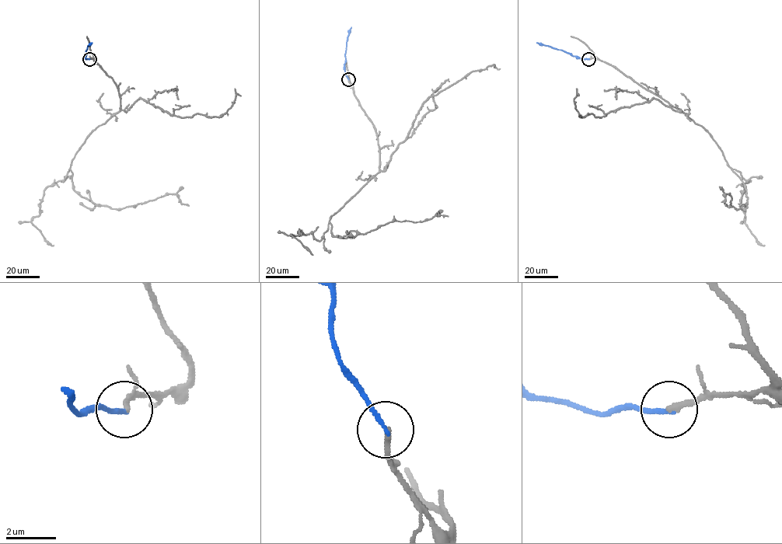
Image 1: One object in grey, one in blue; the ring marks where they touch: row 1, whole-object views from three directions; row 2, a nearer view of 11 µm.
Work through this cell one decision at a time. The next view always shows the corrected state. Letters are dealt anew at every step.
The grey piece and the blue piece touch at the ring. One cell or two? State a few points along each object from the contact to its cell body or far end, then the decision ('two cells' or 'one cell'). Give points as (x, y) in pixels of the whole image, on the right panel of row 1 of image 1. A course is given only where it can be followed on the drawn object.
grey runs (588, 59), (614, 66), (709, 133), (746, 191), (747, 203), (740, 208), (731, 206), (729, 193), (726, 206); blue runs (588, 59), (577, 58), (536, 43); two cells

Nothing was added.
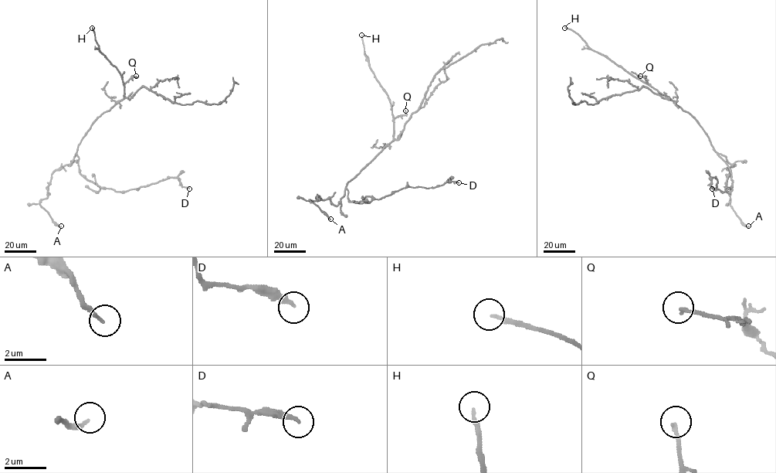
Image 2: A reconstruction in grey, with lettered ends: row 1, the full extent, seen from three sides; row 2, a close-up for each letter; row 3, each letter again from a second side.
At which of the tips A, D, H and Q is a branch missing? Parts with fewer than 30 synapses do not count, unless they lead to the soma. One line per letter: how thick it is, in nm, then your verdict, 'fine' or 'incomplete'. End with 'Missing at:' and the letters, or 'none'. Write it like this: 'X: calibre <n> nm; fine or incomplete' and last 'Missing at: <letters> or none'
A: calibre 170 nm; fine
D: calibre 240 nm; fine
H: calibre 150 nm; incomplete
Q: calibre 170 nm; fine
Missing at: H

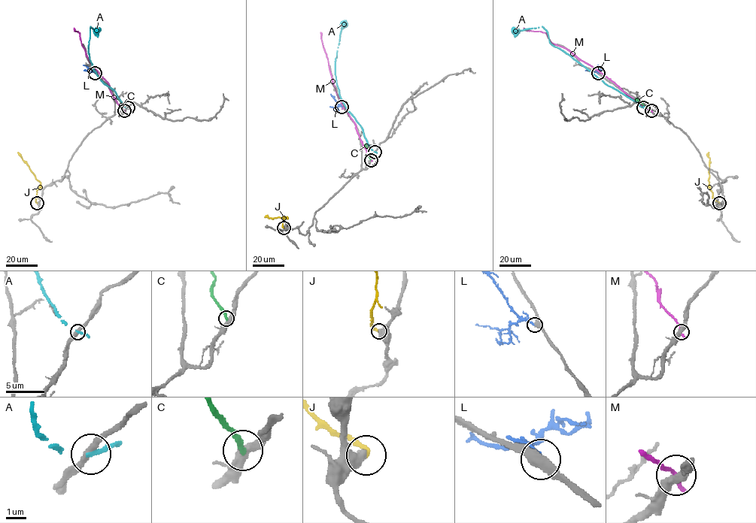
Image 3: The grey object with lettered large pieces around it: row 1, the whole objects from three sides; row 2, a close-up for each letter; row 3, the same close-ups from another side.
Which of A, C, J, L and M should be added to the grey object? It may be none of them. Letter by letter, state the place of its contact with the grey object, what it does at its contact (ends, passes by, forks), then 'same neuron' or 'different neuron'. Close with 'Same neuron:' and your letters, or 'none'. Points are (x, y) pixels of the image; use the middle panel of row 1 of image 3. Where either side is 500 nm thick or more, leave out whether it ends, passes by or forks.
A: contact (374, 152); it ends; different neuron
C: contact (370, 159); it ends; different neuron
J: contact (283, 228); same neuron
L: contact (341, 107); it ends; different neuron
M: contact (371, 160); it ends; different neuron
Same neuron: J

